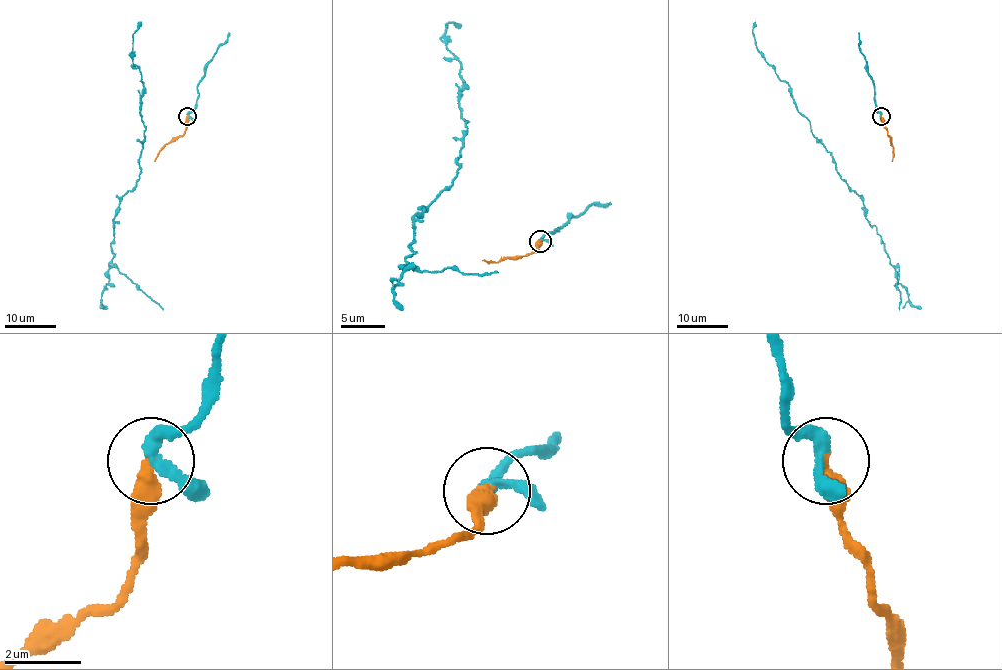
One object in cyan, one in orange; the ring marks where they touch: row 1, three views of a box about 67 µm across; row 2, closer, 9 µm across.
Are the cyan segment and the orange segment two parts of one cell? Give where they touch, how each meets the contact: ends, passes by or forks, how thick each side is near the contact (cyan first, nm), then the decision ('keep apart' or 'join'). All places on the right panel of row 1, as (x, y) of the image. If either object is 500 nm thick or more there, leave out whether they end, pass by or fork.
place (881, 116); cyan passes by; orange ends; calibres 280 and 440 nm; join

